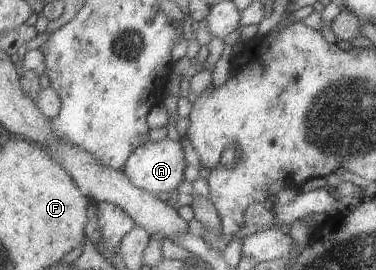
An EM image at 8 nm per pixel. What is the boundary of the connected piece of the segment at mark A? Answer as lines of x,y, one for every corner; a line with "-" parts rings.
163,137
159,142
148,142
137,148
136,152
127,160
124,167
125,175
137,186
148,192
159,194
159,192
170,192
171,194
179,188
186,180
187,154
183,148
183,140
171,140

